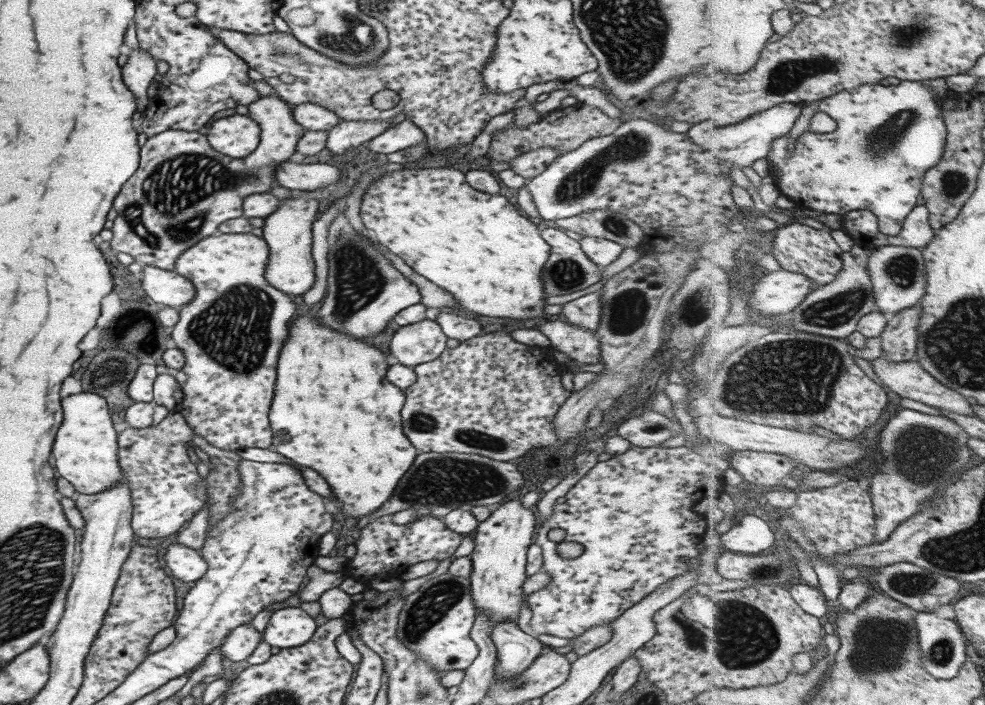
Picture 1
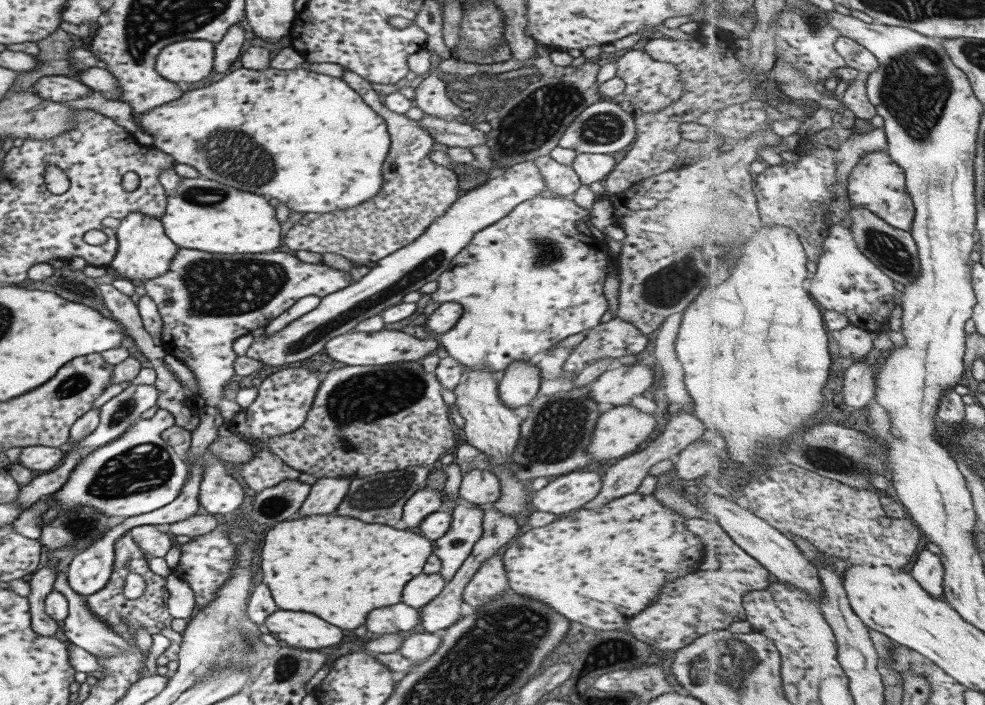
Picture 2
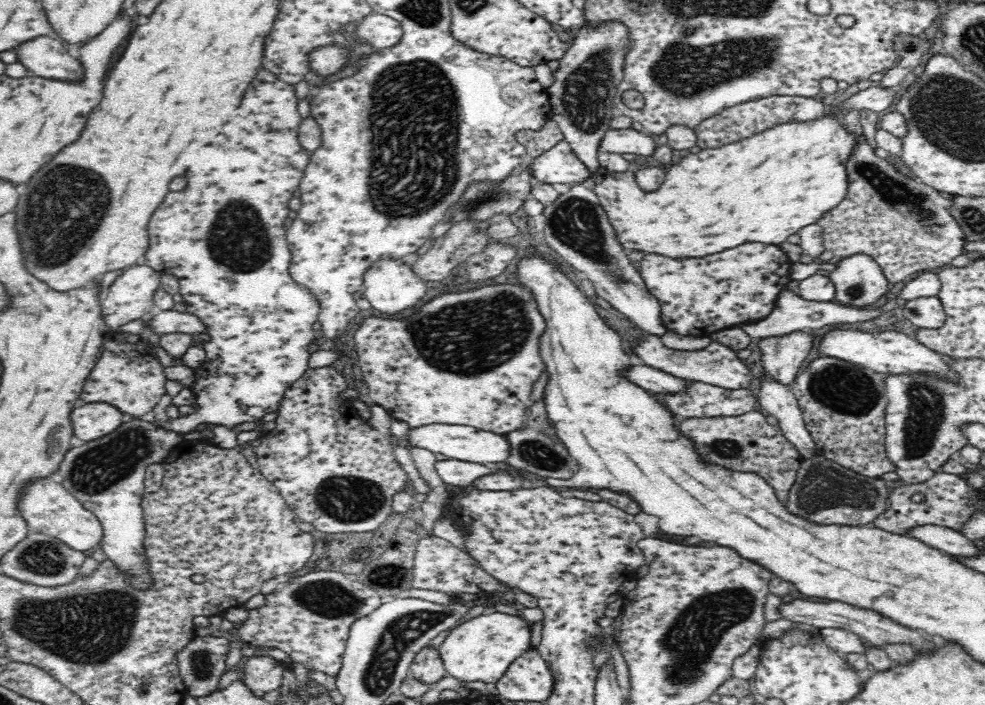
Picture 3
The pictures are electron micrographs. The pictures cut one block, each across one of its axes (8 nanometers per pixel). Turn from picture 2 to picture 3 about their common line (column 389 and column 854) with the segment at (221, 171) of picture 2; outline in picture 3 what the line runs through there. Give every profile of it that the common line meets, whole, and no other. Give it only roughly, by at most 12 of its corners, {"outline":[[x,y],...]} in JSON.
{"outline":[[830,115],[590,186],[626,254],[779,245],[848,194]]}

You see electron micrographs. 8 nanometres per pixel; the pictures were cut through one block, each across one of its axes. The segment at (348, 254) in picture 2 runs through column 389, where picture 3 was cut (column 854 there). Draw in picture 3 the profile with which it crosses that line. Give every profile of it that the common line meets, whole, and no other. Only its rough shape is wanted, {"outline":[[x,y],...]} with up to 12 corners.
{"outline":[[858,111],[848,194],[822,213],[836,259],[864,253],[896,287],[967,238],[952,200],[875,156]]}

